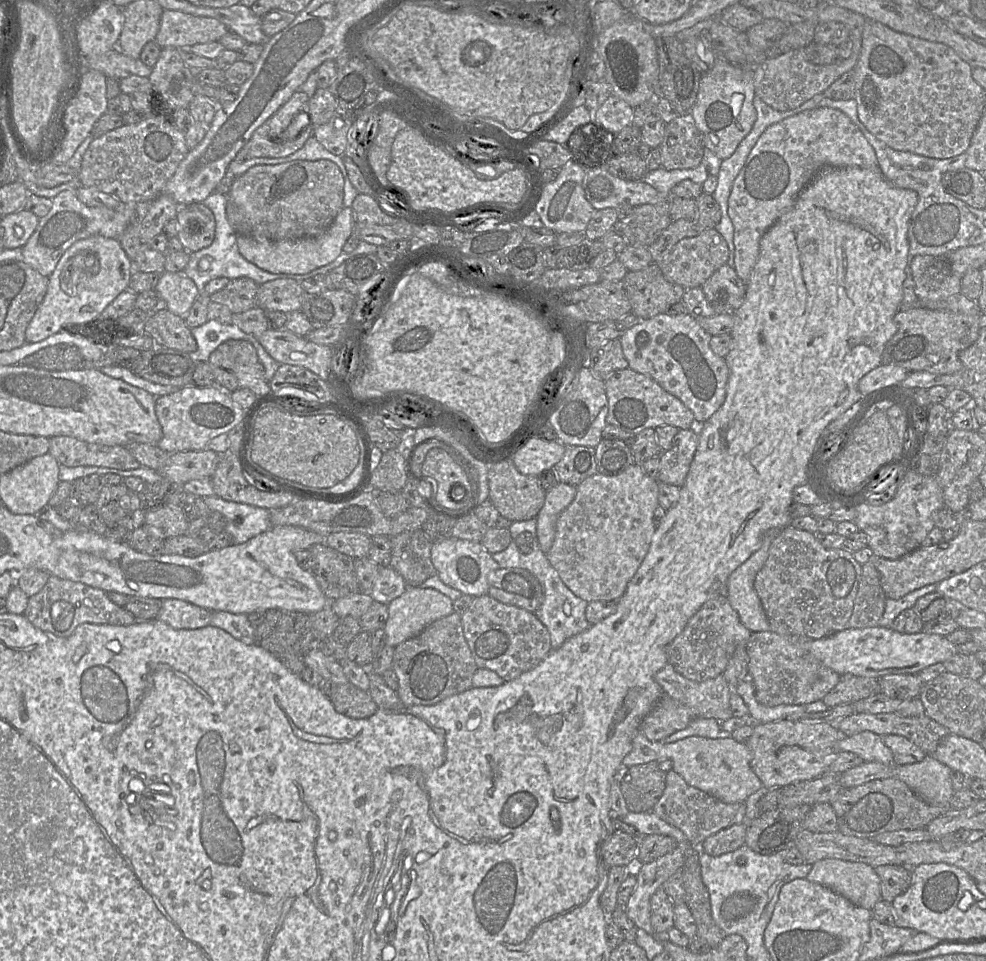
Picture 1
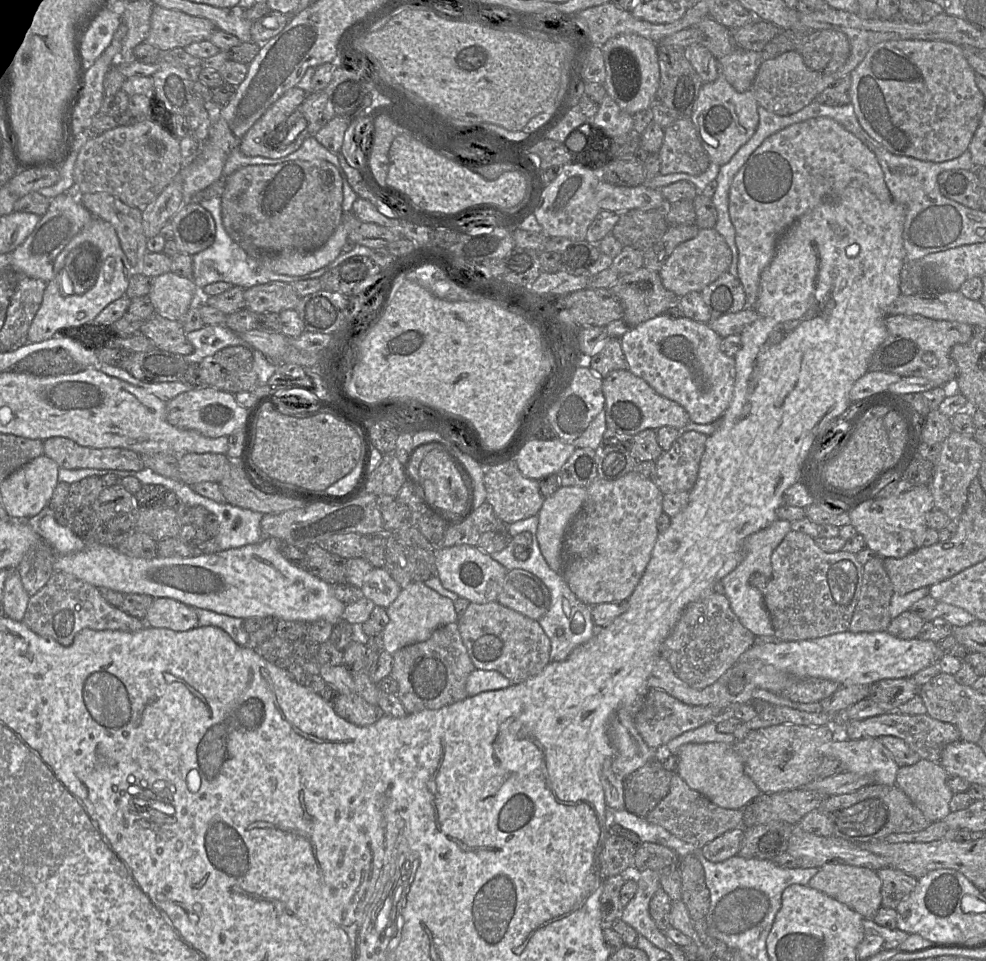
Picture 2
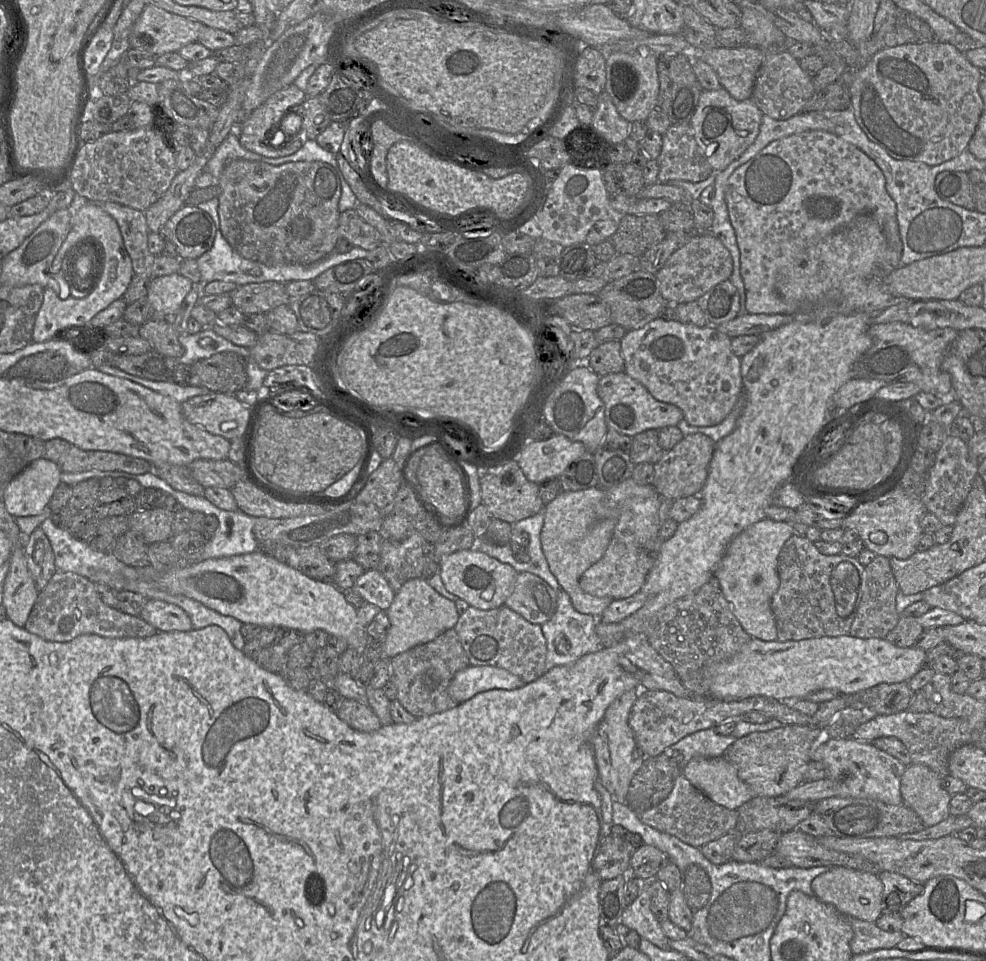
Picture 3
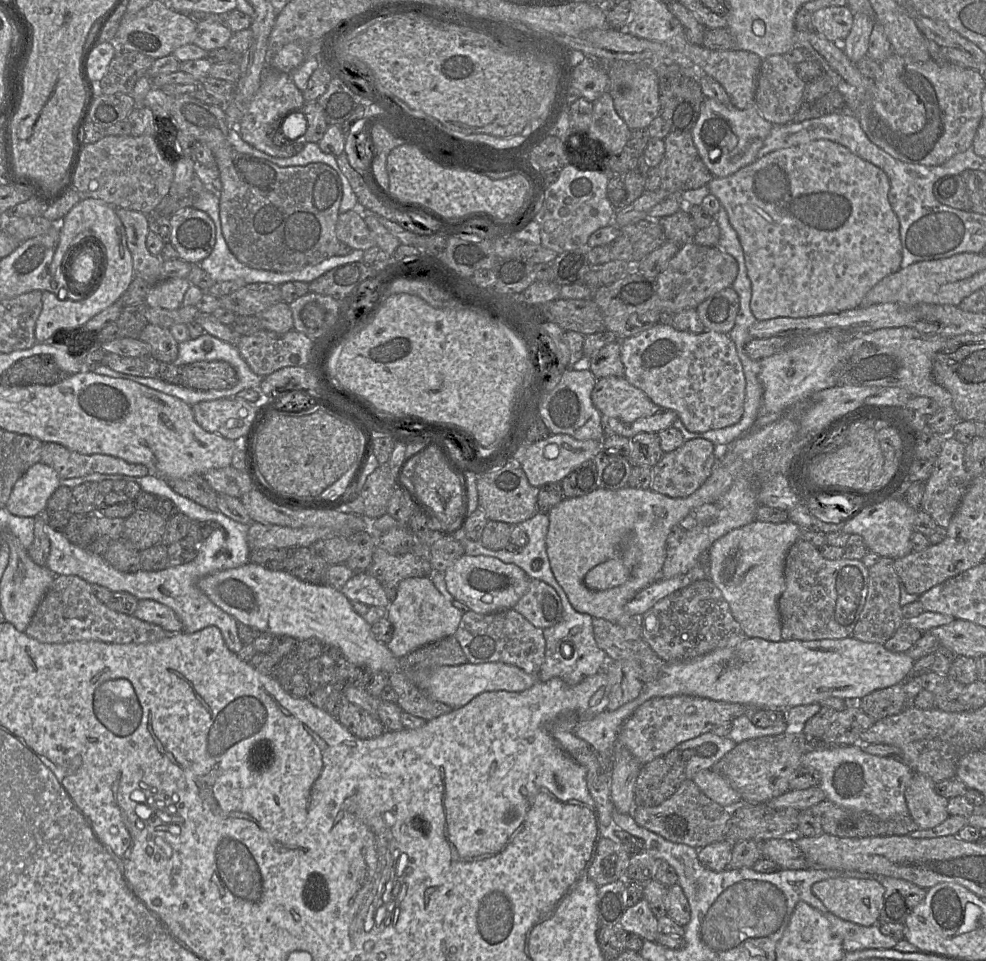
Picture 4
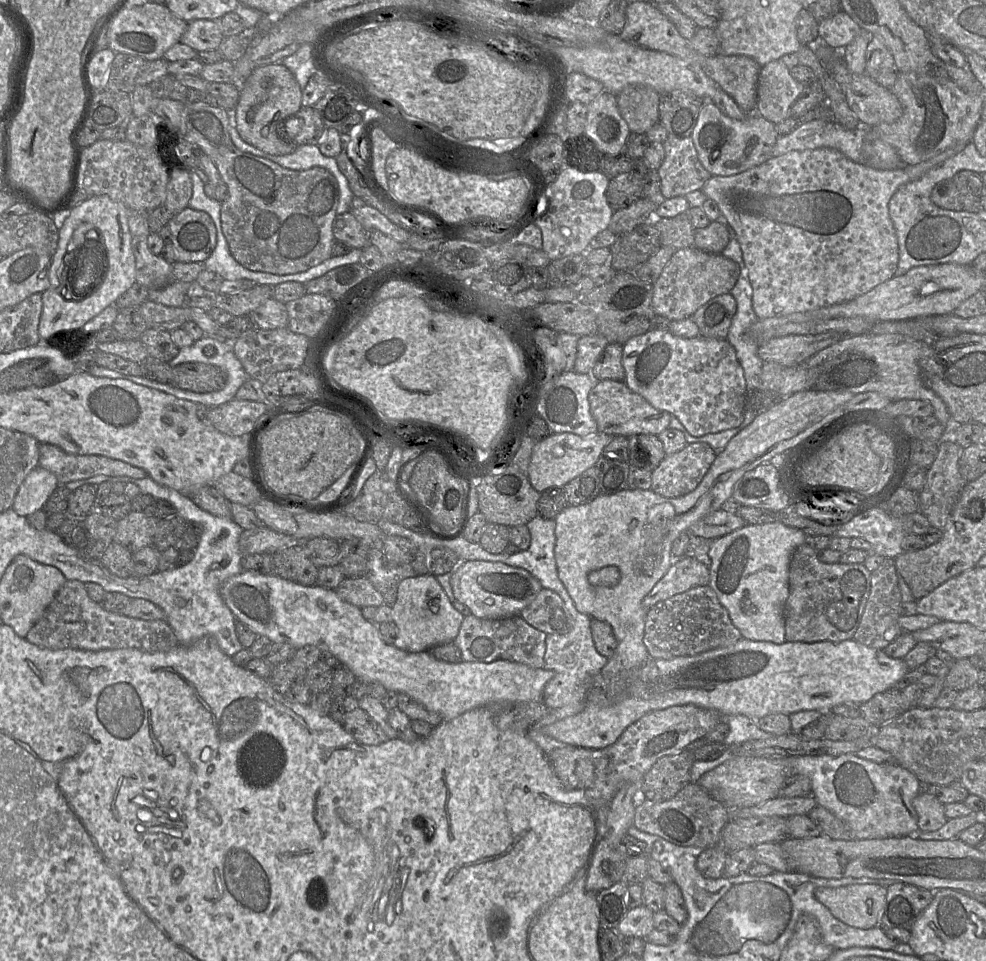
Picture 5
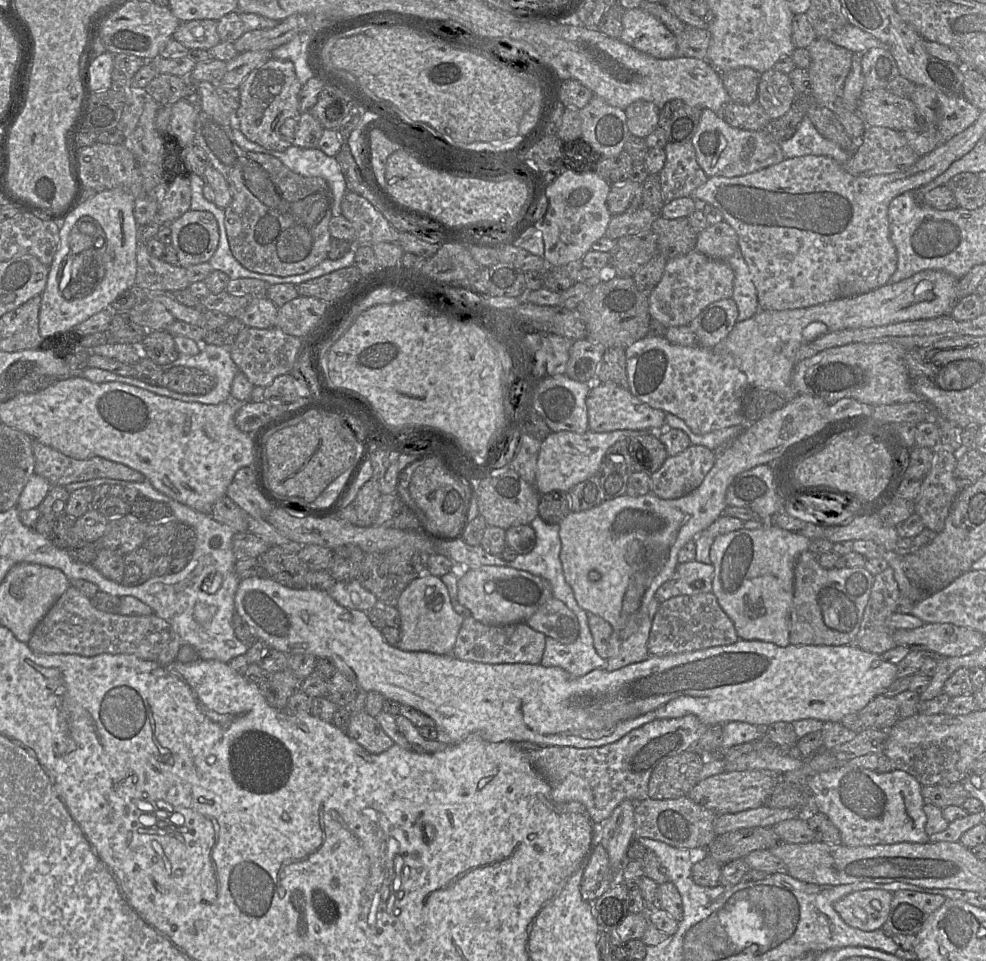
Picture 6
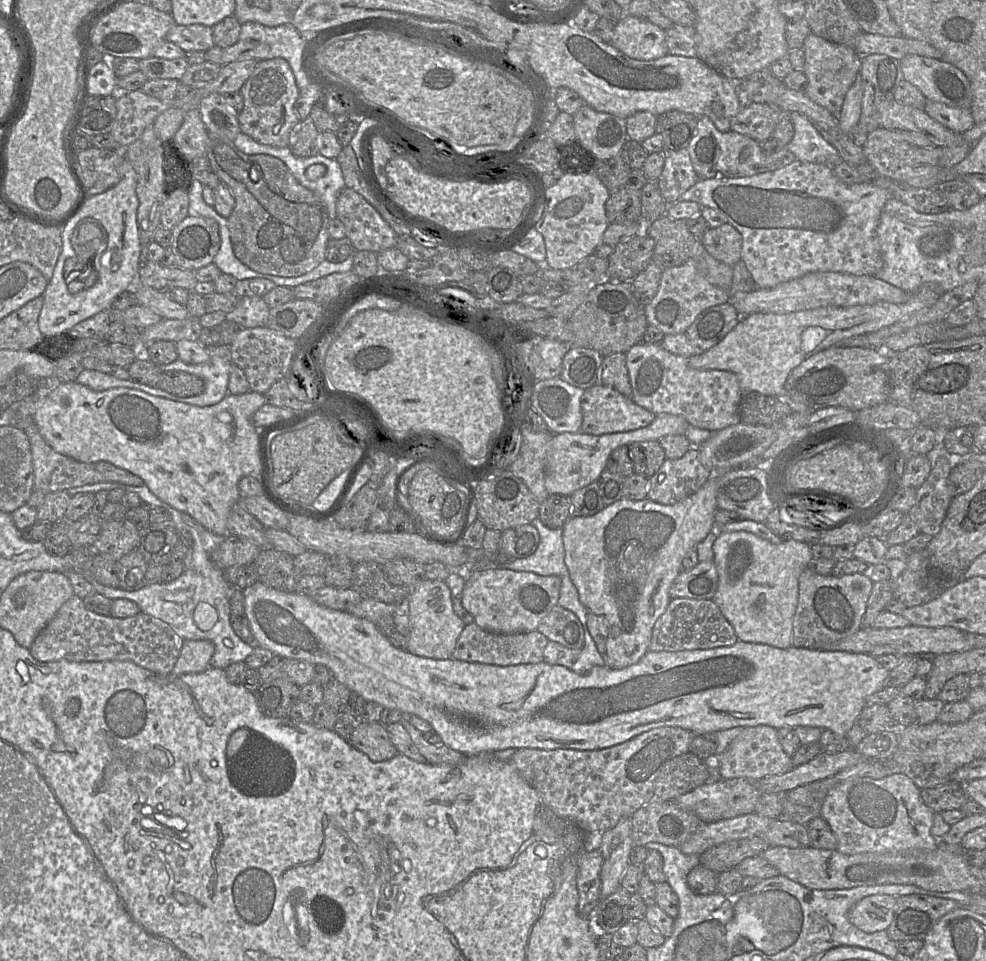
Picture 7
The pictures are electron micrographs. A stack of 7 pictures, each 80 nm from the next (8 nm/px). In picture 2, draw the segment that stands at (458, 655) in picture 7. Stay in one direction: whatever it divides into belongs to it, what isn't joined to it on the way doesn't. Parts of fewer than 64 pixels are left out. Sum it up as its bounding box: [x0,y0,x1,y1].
[457,601,551,684]

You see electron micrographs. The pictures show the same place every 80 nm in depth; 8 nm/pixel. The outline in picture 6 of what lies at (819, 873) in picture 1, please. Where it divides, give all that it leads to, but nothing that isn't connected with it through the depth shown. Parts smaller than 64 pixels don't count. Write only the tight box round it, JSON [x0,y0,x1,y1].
[834,889,892,931]

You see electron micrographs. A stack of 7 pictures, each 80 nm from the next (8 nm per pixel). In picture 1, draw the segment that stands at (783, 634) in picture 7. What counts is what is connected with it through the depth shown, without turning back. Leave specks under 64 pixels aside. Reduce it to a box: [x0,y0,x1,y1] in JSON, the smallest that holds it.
[726,529,782,632]

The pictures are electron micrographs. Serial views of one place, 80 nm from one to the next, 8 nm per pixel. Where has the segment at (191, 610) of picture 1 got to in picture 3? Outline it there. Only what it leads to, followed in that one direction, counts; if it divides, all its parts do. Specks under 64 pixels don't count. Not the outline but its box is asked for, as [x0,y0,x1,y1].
[139,600,193,632]

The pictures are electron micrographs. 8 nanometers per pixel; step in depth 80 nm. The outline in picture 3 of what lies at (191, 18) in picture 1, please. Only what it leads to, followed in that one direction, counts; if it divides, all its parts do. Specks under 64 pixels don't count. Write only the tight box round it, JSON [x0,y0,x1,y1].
[130,3,206,56]

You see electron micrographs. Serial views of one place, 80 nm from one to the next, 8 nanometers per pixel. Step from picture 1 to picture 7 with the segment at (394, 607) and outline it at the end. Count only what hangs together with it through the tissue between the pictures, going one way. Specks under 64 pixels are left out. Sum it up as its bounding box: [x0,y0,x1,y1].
[405,581,464,659]

